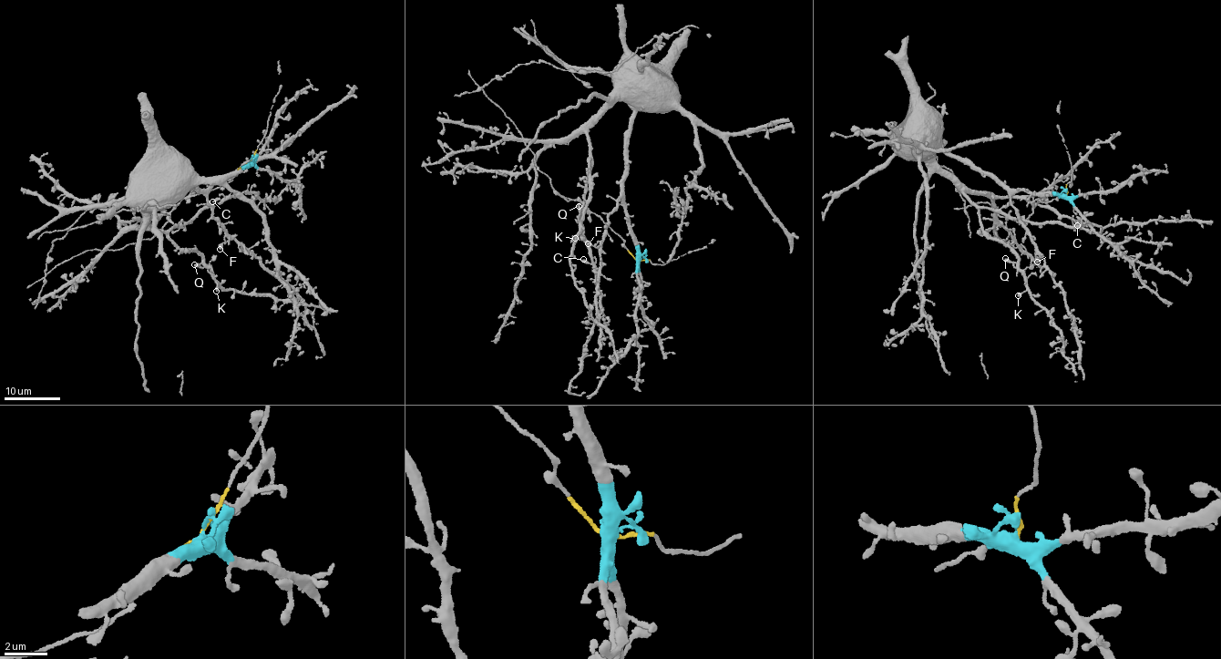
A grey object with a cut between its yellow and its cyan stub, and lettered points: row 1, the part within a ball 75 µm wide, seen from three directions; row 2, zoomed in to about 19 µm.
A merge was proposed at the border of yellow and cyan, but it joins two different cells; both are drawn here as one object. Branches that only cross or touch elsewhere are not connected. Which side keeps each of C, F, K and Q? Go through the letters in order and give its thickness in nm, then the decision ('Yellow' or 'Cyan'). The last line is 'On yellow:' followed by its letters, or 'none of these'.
C: Thickness 360 nm. Cyan
F: Thickness 500 nm. Cyan
K: Thickness 360 nm. Cyan
Q: Thickness 420 nm. Cyan
On yellow: none of these

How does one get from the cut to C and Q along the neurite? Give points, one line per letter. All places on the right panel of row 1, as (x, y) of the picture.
C: (1066, 193), (1008, 188), (938, 149), (934, 156), (934, 167), (979, 206), (1030, 221), (1077, 225)
Q: (1066, 193), (1008, 188), (937, 149), (934, 167), (975, 204), (983, 231), (1003, 241), (1018, 260), (1005, 258)

